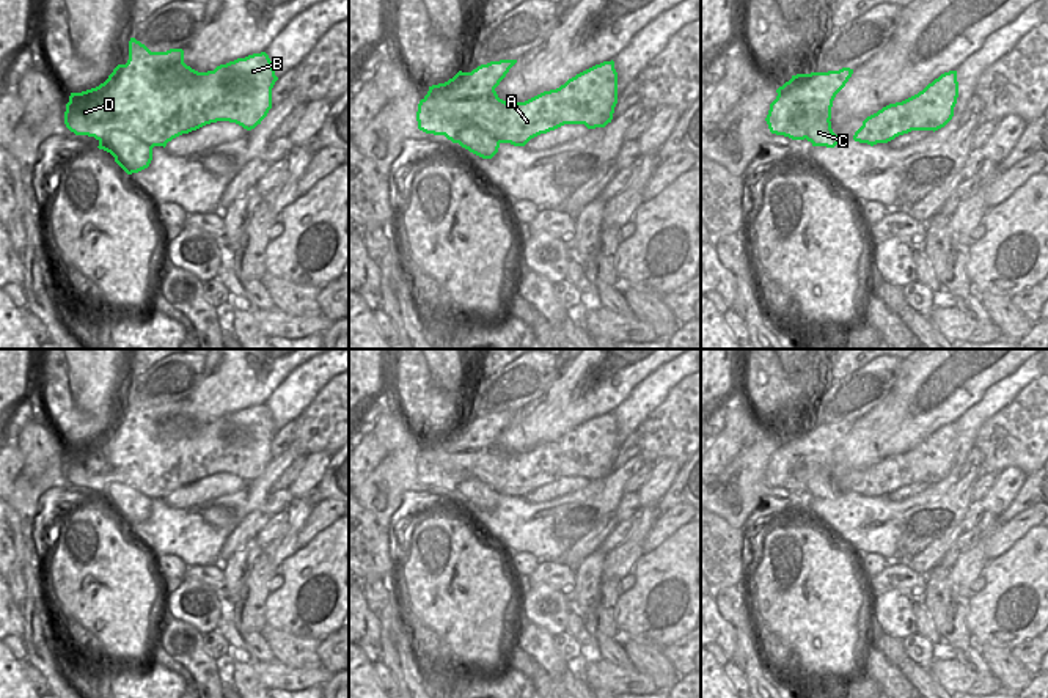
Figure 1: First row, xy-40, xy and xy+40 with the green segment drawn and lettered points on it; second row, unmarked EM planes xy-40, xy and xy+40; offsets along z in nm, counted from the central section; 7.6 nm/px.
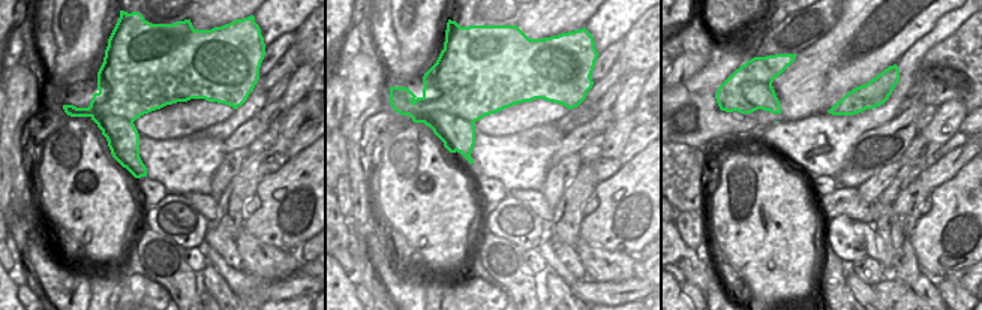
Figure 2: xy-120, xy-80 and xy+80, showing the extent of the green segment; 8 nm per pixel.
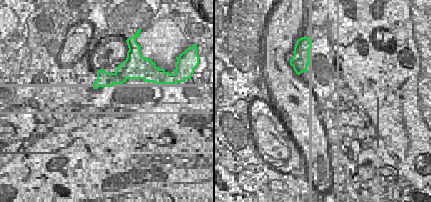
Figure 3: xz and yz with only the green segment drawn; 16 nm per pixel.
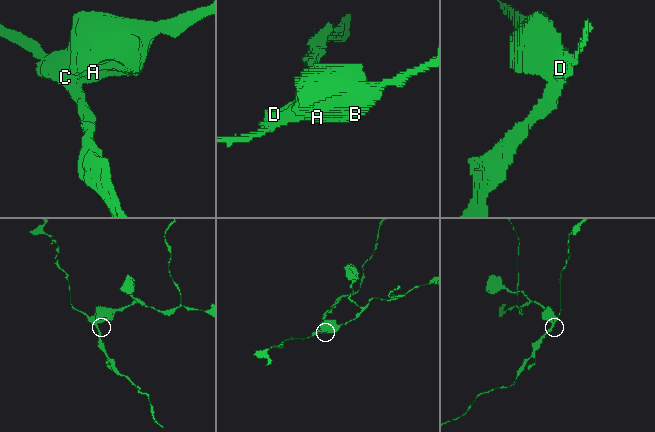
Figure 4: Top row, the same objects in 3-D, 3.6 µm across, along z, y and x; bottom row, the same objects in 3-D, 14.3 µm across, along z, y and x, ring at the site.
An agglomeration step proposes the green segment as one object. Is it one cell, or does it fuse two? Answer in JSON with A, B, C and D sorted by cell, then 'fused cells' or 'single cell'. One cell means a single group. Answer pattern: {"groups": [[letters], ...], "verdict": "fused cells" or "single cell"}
{"groups": [["A", "B", "D"], ["C"]], "verdict": "fused cells"}

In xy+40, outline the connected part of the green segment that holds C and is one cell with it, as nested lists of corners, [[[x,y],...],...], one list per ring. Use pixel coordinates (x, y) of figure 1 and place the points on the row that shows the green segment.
[[[826,116],[801,118],[797,126],[804,132],[812,146],[834,148],[841,138],[833,132],[831,121]]]

